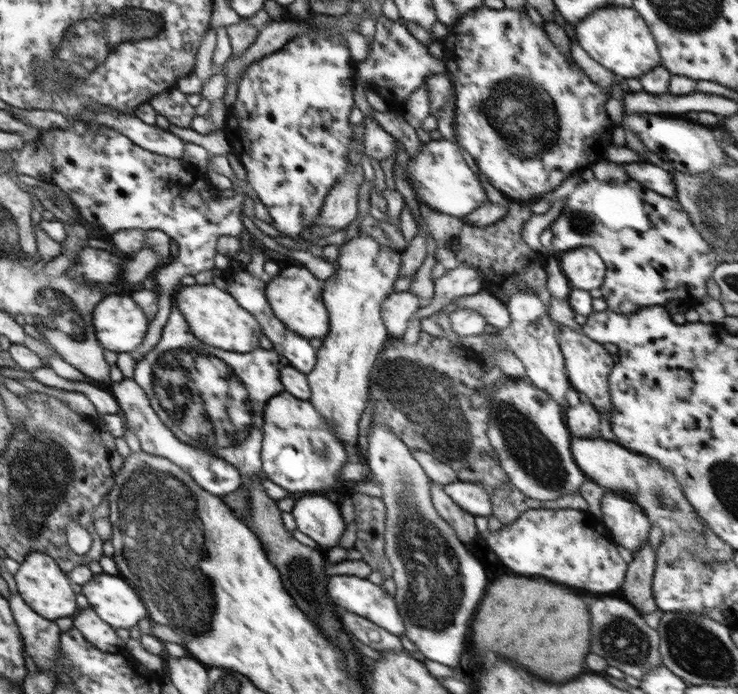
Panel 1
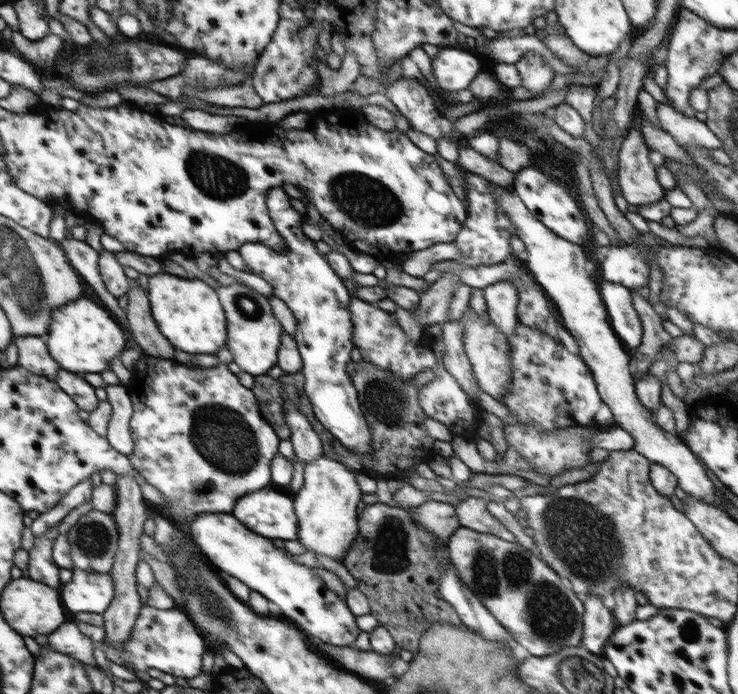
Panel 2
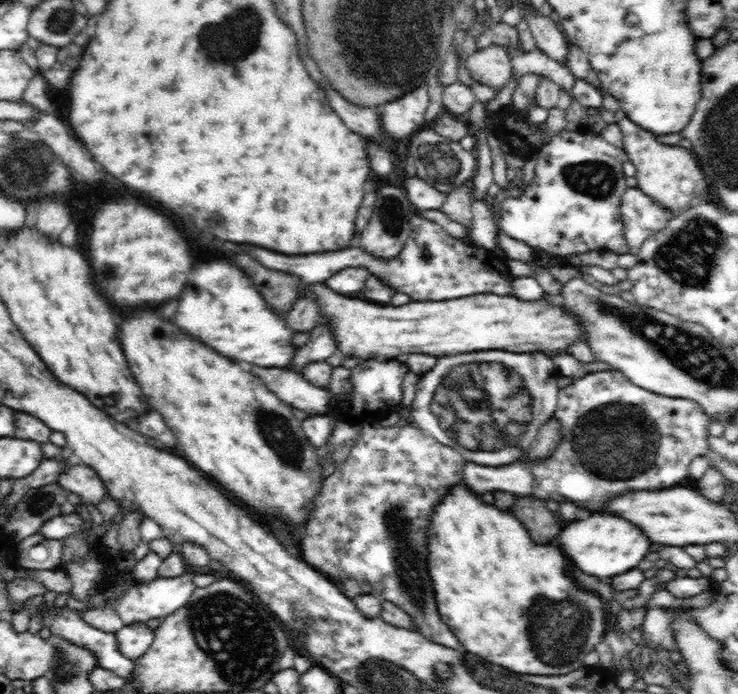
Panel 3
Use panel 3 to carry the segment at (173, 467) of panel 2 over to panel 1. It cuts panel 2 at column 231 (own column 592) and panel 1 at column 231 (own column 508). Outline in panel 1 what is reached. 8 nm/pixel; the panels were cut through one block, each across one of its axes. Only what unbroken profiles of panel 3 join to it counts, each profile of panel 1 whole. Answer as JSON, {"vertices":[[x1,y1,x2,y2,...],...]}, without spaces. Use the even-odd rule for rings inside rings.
{"vertices":[[124,378,112,385,111,393,120,407,120,414,125,419,128,429,134,433,138,442,140,442,144,452,161,456,182,467,182,470,185,470,206,492,210,492,214,496,223,497,241,488,243,482,240,481,240,471,231,463,216,455,204,452,198,447,182,442,168,430,150,404,144,389,133,378]]}

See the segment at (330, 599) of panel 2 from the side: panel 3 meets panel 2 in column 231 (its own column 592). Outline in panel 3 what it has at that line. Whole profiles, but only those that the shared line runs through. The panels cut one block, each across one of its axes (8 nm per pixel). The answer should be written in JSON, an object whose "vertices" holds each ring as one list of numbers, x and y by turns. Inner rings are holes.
{"vertices":[[598,512,586,520,582,518,582,520,574,520,572,524,568,524,560,532,558,542,564,554,572,562,572,566,576,566,590,576,600,576,600,578,618,576,626,570,636,568,638,562,648,554,652,546,652,542,632,522,622,520,620,516,598,514]]}

